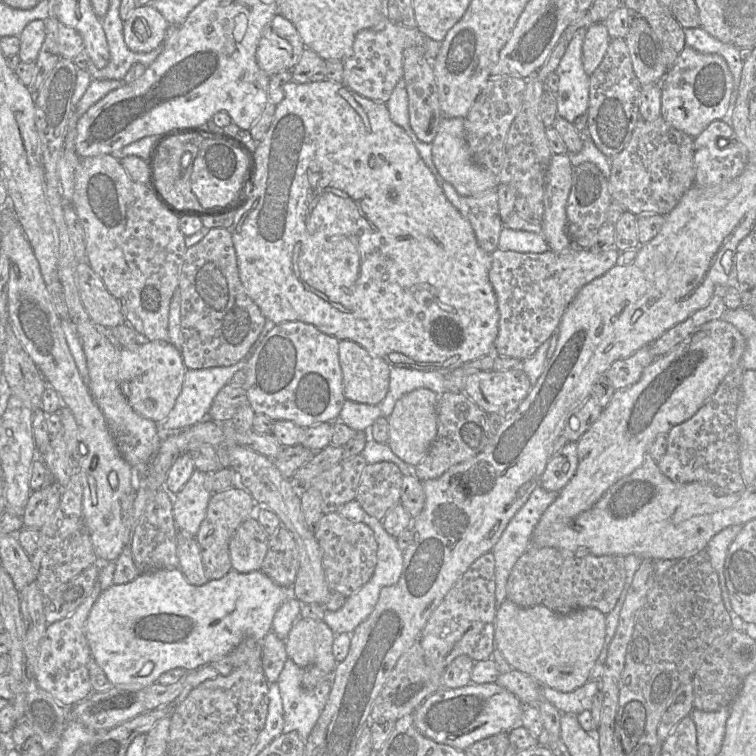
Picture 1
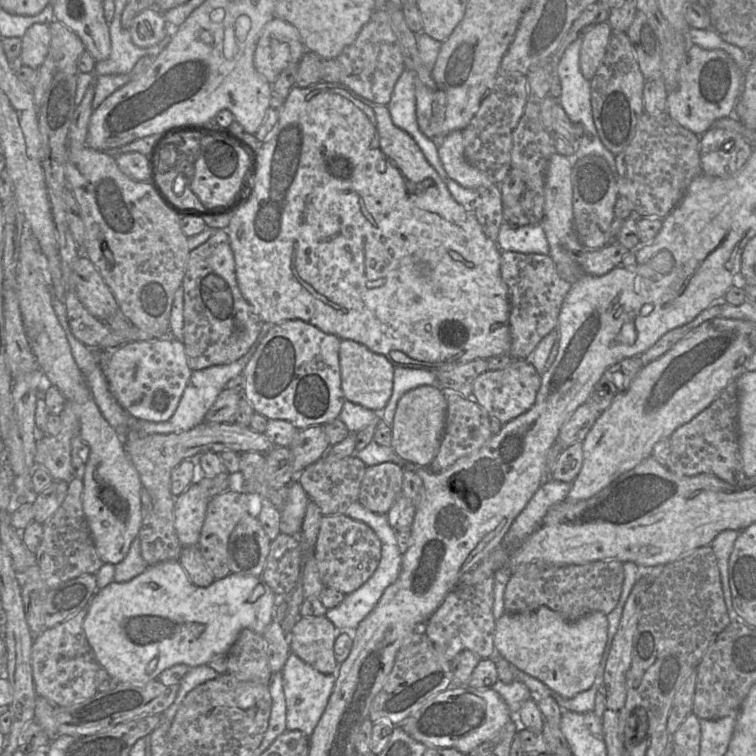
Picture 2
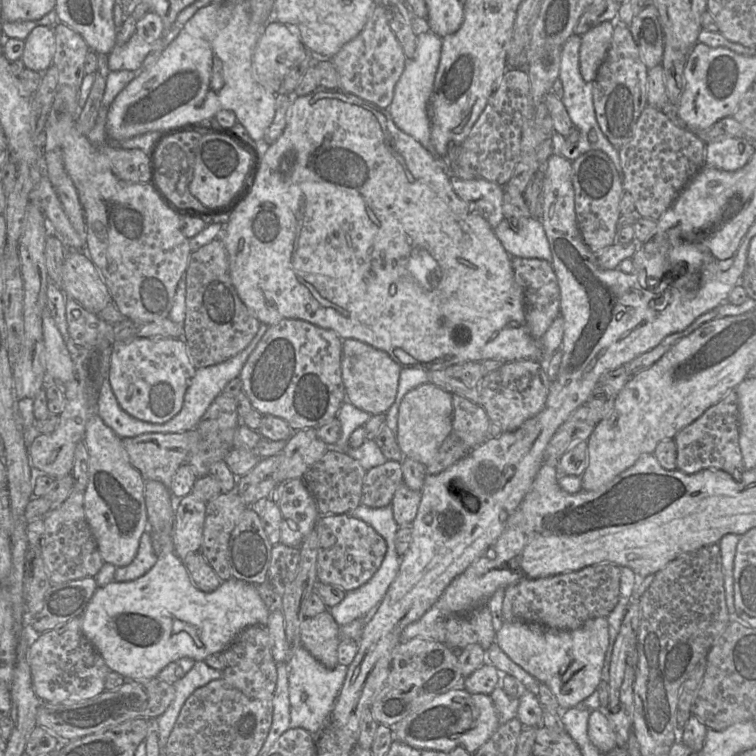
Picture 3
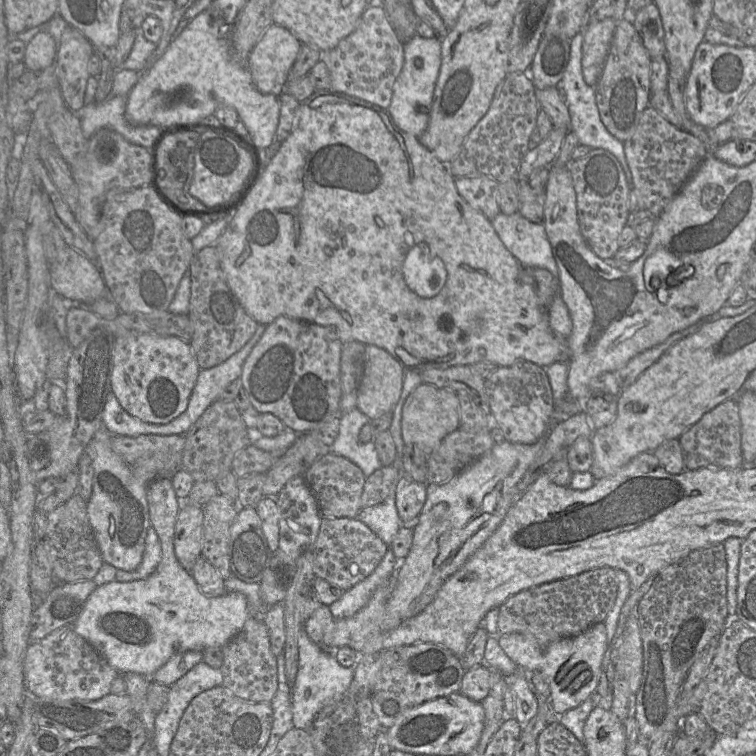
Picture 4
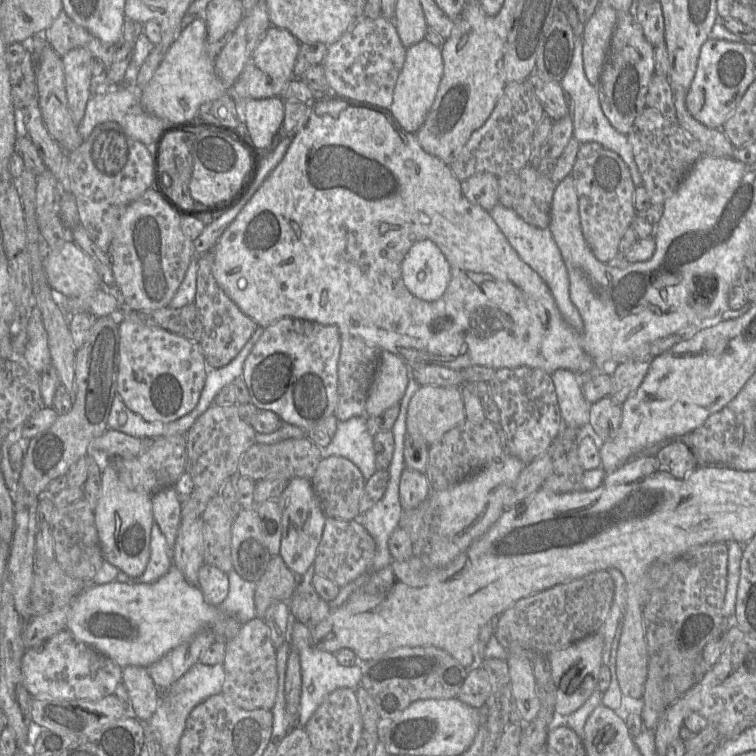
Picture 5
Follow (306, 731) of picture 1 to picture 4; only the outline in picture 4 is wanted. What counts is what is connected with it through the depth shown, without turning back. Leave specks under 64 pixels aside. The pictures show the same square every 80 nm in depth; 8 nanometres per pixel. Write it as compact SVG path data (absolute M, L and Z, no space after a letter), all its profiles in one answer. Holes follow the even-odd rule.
M301 629L298 635L298 672L291 686L292 721L295 728L308 731L321 709L346 696L353 680L353 668L340 665L334 652L315 644Z

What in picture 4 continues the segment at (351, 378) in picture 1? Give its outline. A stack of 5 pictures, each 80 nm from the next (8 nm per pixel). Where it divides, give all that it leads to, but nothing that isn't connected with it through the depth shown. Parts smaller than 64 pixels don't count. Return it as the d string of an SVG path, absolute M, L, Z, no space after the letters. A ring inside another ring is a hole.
M366 345L357 408L370 420L392 412L401 396L405 371L385 349Z

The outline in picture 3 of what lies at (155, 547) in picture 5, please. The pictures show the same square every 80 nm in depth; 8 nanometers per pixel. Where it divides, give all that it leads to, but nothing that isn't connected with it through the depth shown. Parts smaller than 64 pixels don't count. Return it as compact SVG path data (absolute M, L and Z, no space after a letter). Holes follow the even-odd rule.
M145 531L140 539L139 548L134 560L128 566L117 567L114 581L126 582L145 575L157 562L149 531Z

